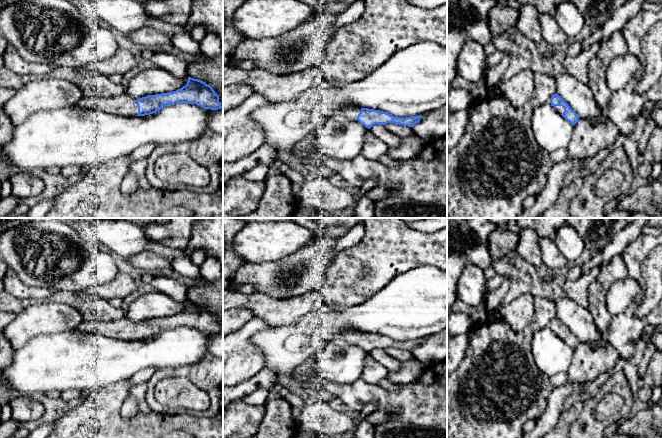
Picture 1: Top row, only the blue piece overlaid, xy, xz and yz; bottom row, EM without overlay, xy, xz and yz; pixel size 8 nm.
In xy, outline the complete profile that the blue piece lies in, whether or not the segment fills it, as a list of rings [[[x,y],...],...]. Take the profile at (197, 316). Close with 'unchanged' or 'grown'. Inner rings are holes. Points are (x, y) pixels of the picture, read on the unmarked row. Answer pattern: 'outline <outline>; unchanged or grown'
outline [[[188,301],[185,310],[173,316],[148,319],[139,323],[125,318],[113,321],[95,319],[81,322],[76,329],[85,333],[98,333],[115,339],[134,341],[156,337],[162,331],[175,327],[192,327],[211,334],[222,332],[219,320],[213,312],[191,301]]]; grown

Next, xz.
outline [[[347,329],[335,336],[331,344],[344,345],[347,343],[357,343],[362,349],[370,353],[375,348],[385,349],[387,347],[395,347],[403,350],[412,351],[421,343],[421,339],[413,341],[394,341],[386,336],[359,332],[354,329]]]; grown

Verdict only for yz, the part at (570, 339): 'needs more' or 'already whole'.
needs more

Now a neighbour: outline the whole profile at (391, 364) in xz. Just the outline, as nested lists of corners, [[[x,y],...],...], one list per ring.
[[[375,348],[369,355],[383,365],[389,372],[399,371],[401,368],[401,362],[387,355],[384,349]]]

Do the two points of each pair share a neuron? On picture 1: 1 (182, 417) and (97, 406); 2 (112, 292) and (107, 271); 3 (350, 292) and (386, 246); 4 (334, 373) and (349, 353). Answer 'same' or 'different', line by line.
1: same
2: different
3: same
4: same

